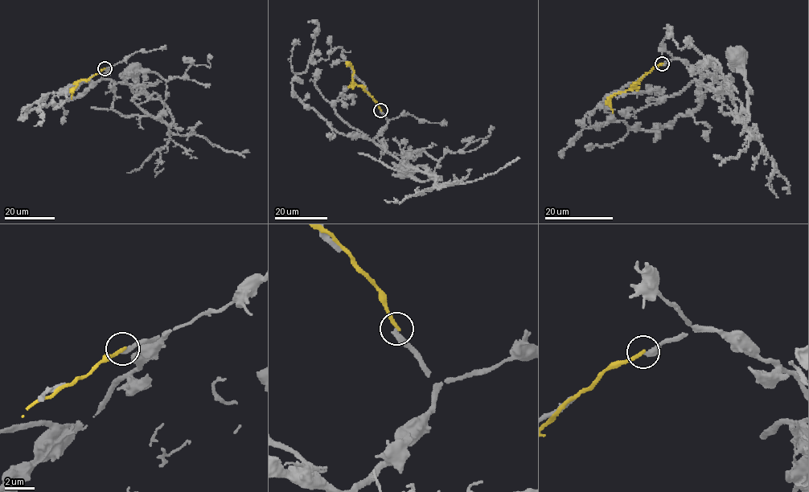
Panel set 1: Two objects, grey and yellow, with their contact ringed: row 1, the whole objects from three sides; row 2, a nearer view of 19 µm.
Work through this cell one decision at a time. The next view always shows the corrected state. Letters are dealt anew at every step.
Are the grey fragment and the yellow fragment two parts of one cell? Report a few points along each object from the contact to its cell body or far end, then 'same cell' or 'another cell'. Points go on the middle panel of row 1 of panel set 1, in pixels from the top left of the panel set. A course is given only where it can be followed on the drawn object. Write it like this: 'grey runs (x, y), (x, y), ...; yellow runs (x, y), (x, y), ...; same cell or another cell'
grey runs (380, 110), (387, 125), (373, 141), (384, 148), (379, 160), (441, 180), (420, 181), (406, 168); yellow runs (380, 110), (378, 103), (363, 88), (353, 84), (353, 69), (350, 65), (346, 66); another cell

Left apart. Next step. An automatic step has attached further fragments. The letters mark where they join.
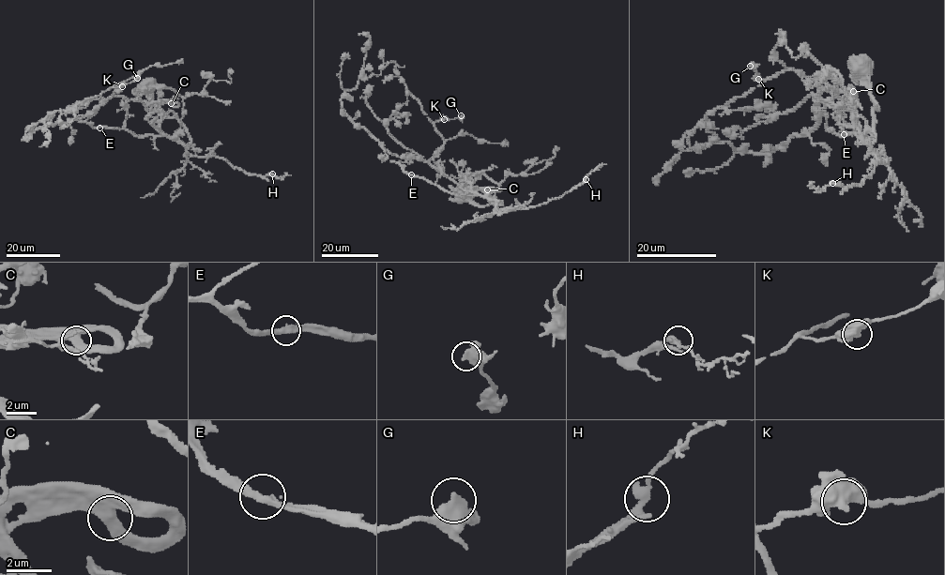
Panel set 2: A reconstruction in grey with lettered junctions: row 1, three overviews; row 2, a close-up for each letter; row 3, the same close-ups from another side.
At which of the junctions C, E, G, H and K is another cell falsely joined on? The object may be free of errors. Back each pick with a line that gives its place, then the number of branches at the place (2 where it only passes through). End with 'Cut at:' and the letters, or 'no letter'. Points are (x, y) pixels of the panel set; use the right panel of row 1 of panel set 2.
Cut at: no letter

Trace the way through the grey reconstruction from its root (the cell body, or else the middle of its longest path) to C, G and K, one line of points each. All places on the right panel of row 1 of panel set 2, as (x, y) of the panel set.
C: (858, 67), (858, 73), (877, 105), (873, 110), (876, 139), (871, 148), (855, 124), (853, 91)
G: (858, 67), (877, 105), (871, 148), (847, 91), (820, 88), (793, 69), (762, 81), (750, 66)
K: (858, 67), (877, 105), (871, 148), (855, 124), (856, 98), (847, 91), (820, 88), (793, 69), (758, 79)

